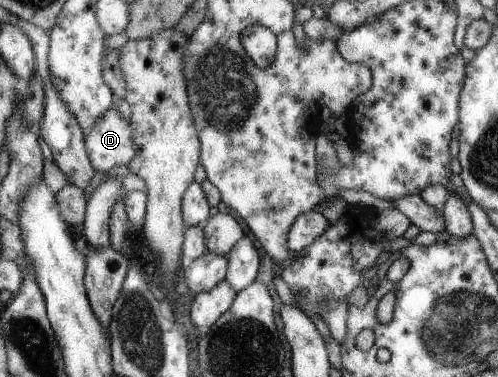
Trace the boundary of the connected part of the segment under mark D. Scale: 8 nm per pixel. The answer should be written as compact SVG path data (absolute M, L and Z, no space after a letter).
M114 108L104 111L84 136L84 145L94 170L111 173L117 165L127 165L136 153L132 123Z

